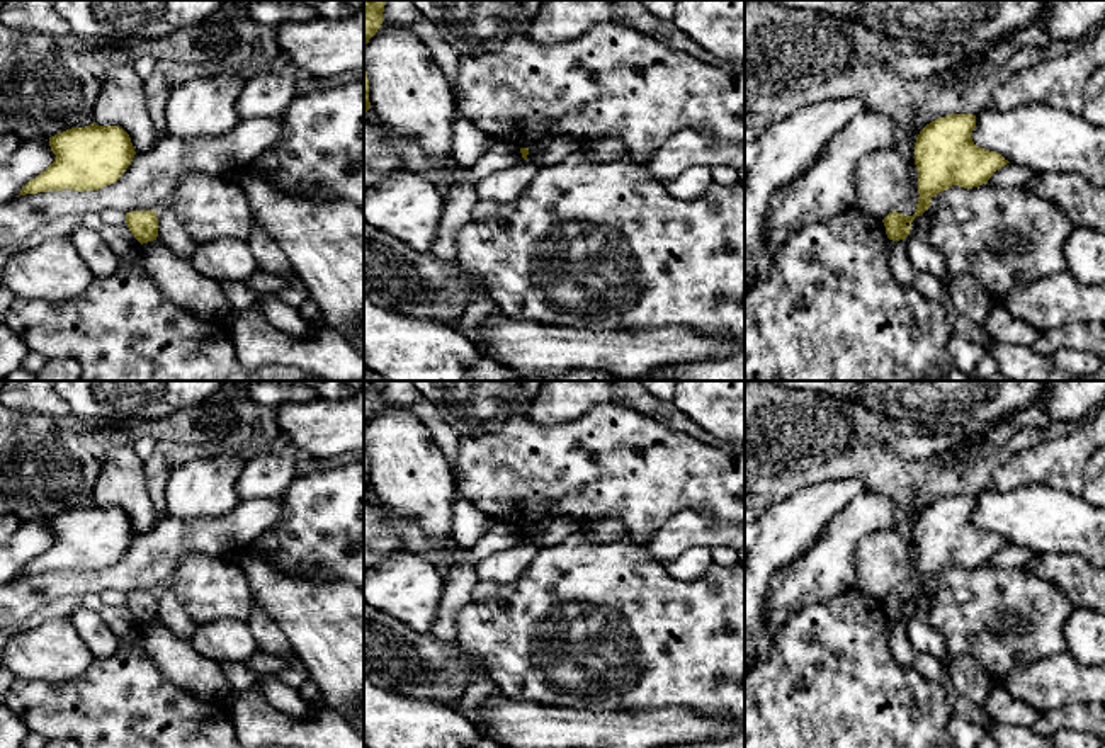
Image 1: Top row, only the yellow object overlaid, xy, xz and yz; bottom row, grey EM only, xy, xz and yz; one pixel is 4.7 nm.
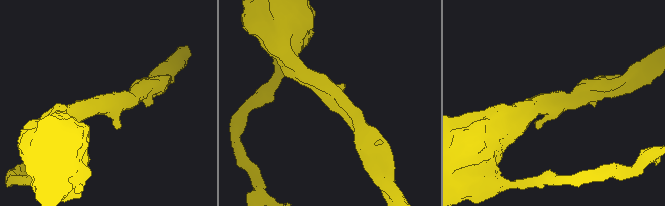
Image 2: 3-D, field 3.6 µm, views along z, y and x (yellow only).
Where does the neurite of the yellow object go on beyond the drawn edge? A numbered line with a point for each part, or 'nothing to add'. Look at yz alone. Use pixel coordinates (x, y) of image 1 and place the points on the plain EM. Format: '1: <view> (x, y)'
nothing to add

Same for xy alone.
nothing to add

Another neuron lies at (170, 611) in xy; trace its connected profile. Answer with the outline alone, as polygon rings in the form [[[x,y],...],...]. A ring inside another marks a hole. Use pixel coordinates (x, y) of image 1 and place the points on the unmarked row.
[[[165,586],[156,592],[158,620],[163,622],[178,639],[190,644],[197,624],[190,619],[175,590]]]

